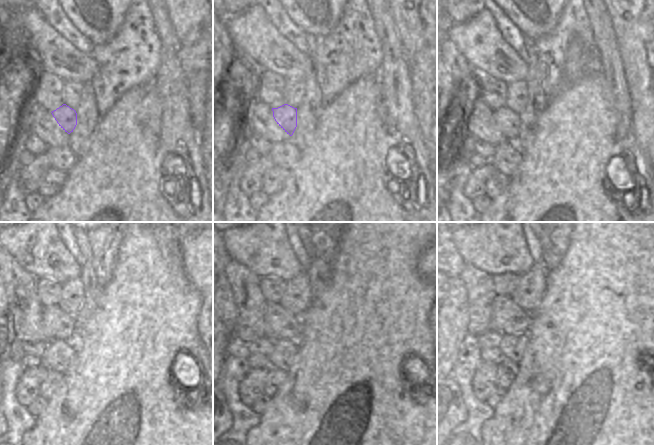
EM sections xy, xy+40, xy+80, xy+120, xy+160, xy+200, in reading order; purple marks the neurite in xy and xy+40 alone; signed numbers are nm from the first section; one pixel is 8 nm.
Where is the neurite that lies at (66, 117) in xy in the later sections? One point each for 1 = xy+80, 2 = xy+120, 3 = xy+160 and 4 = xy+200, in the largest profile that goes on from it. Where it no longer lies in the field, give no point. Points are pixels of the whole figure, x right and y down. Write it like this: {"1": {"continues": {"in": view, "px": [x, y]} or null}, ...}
{"1": {"continues": {"in": "xy+80", "px": [508, 121]}}, "2": {"continues": {"in": "xy+120", "px": [58, 356]}}, "3": {"continues": {"in": "xy+160", "px": [284, 352]}}, "4": {"continues": {"in": "xy+200", "px": [511, 347]}}}

